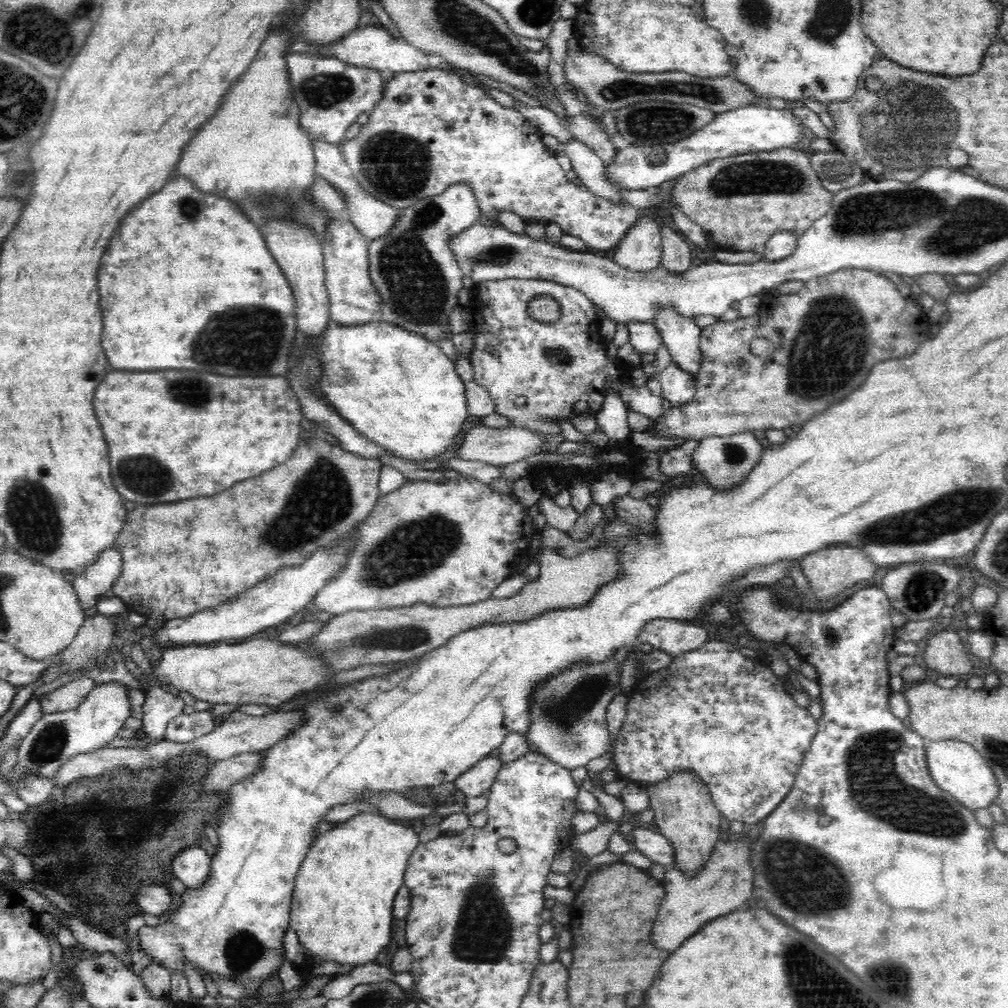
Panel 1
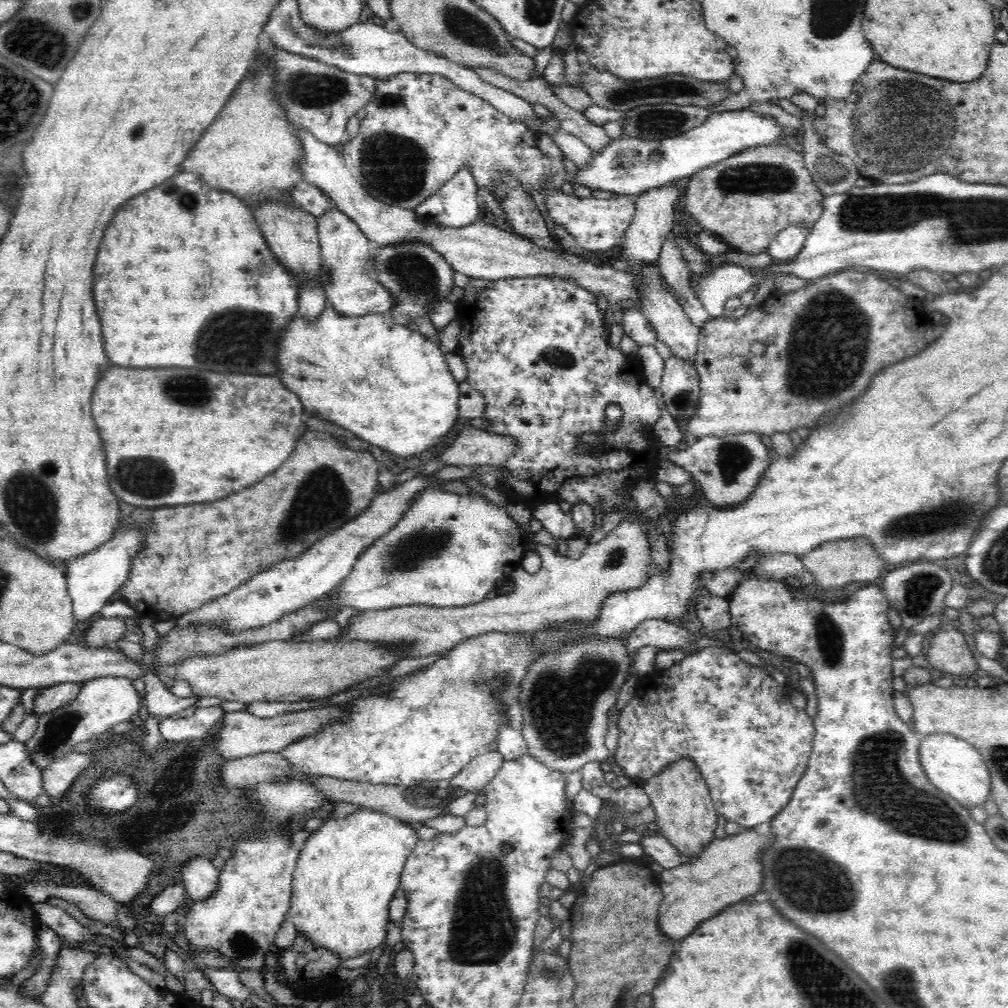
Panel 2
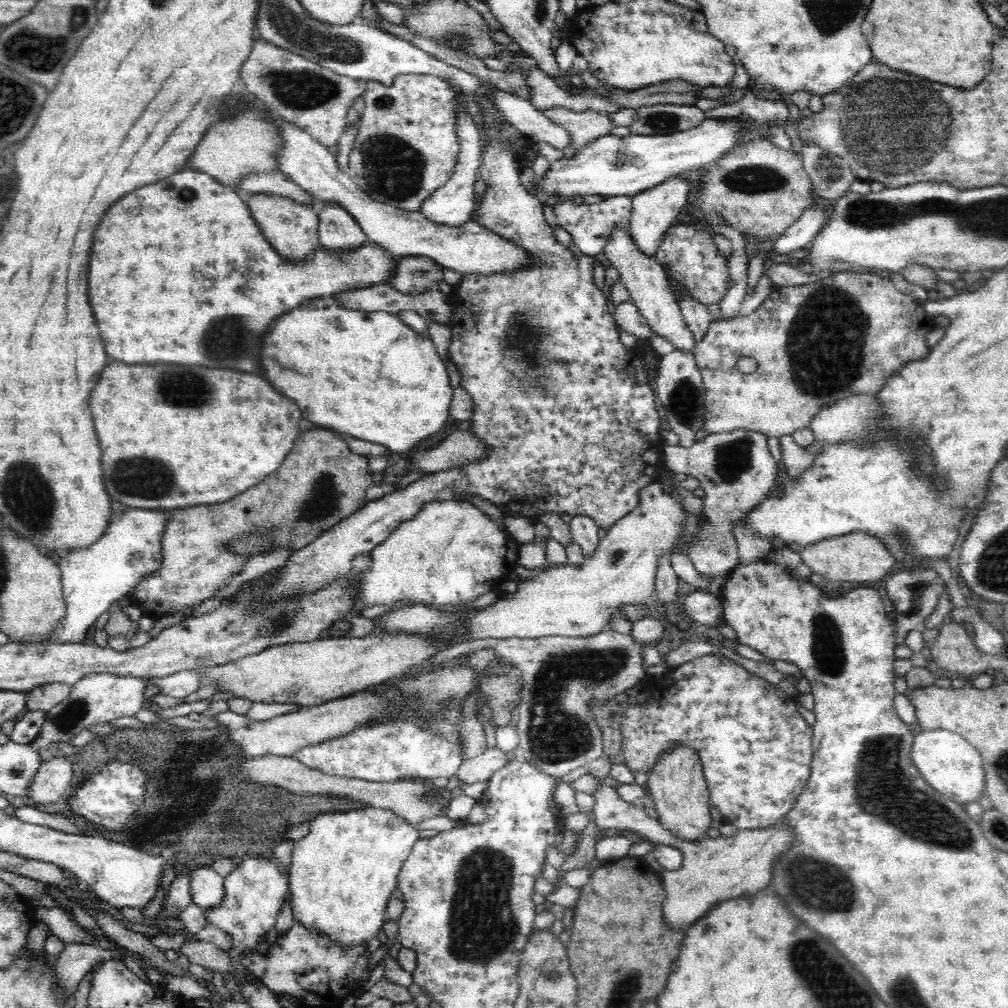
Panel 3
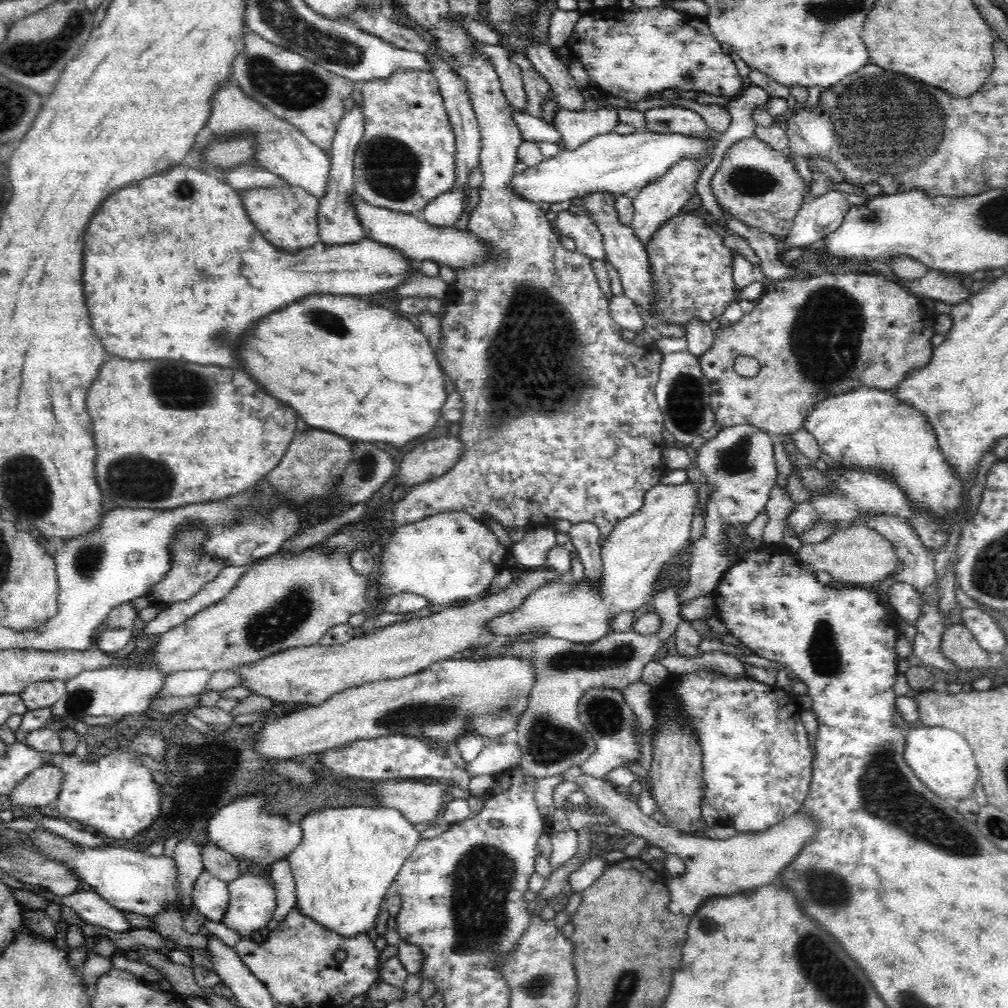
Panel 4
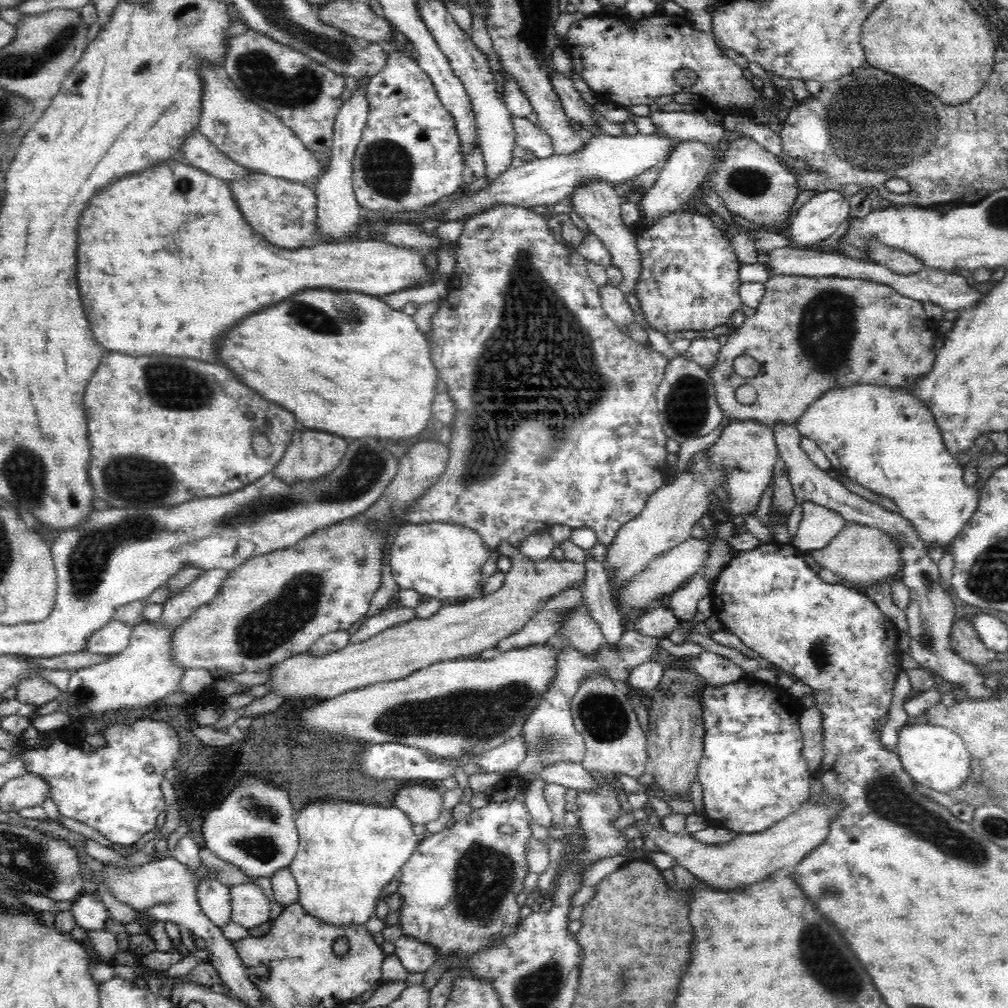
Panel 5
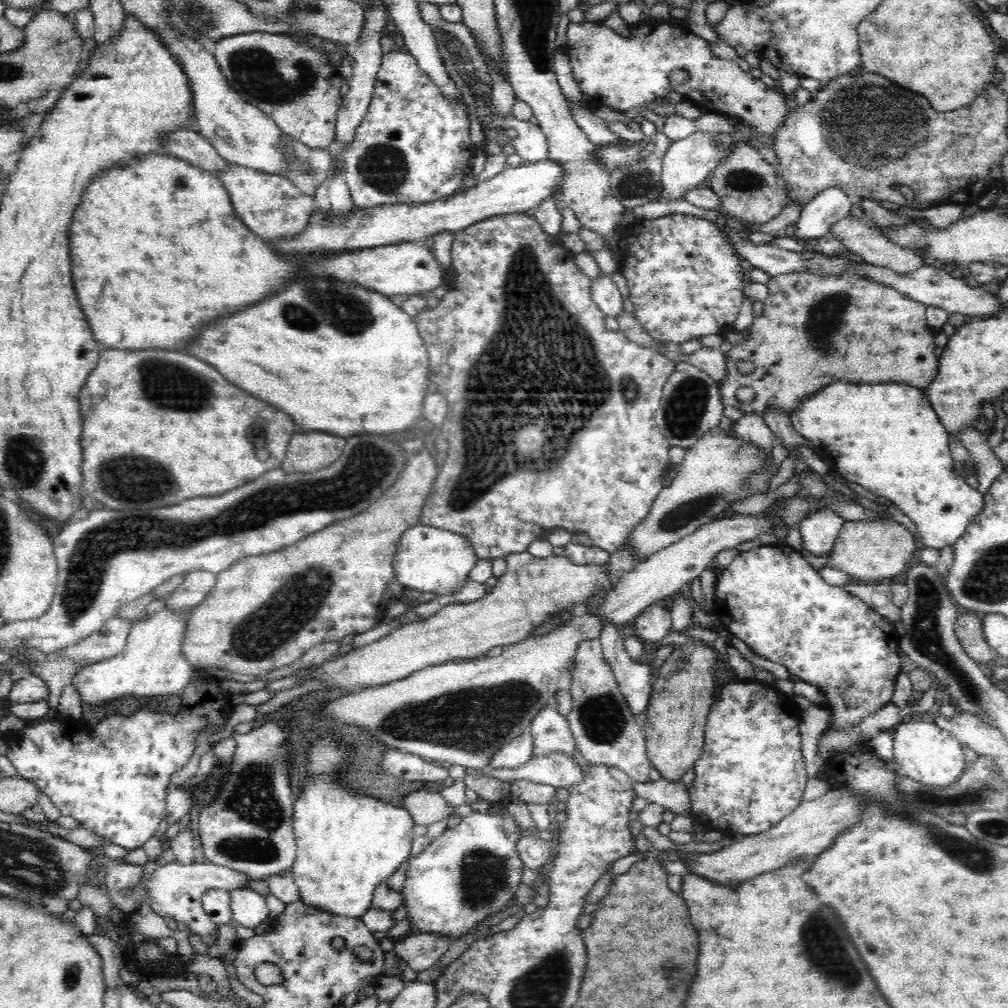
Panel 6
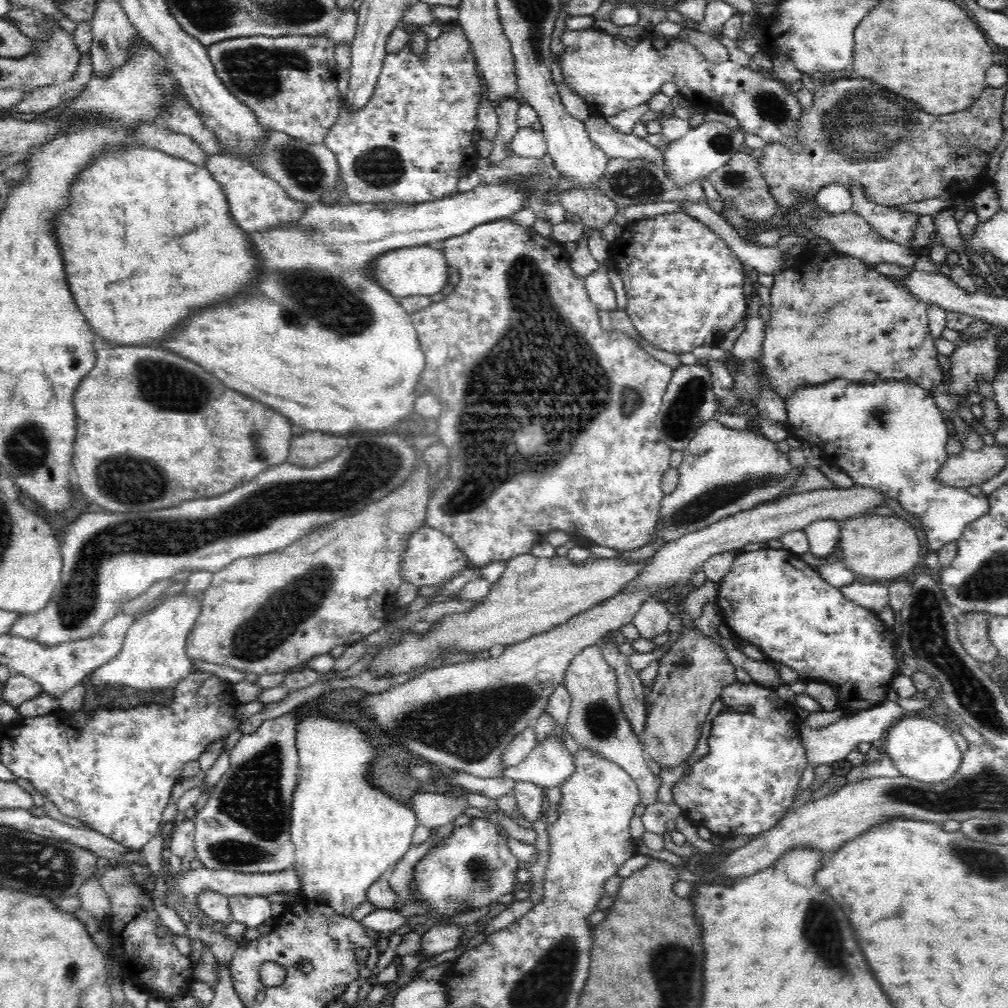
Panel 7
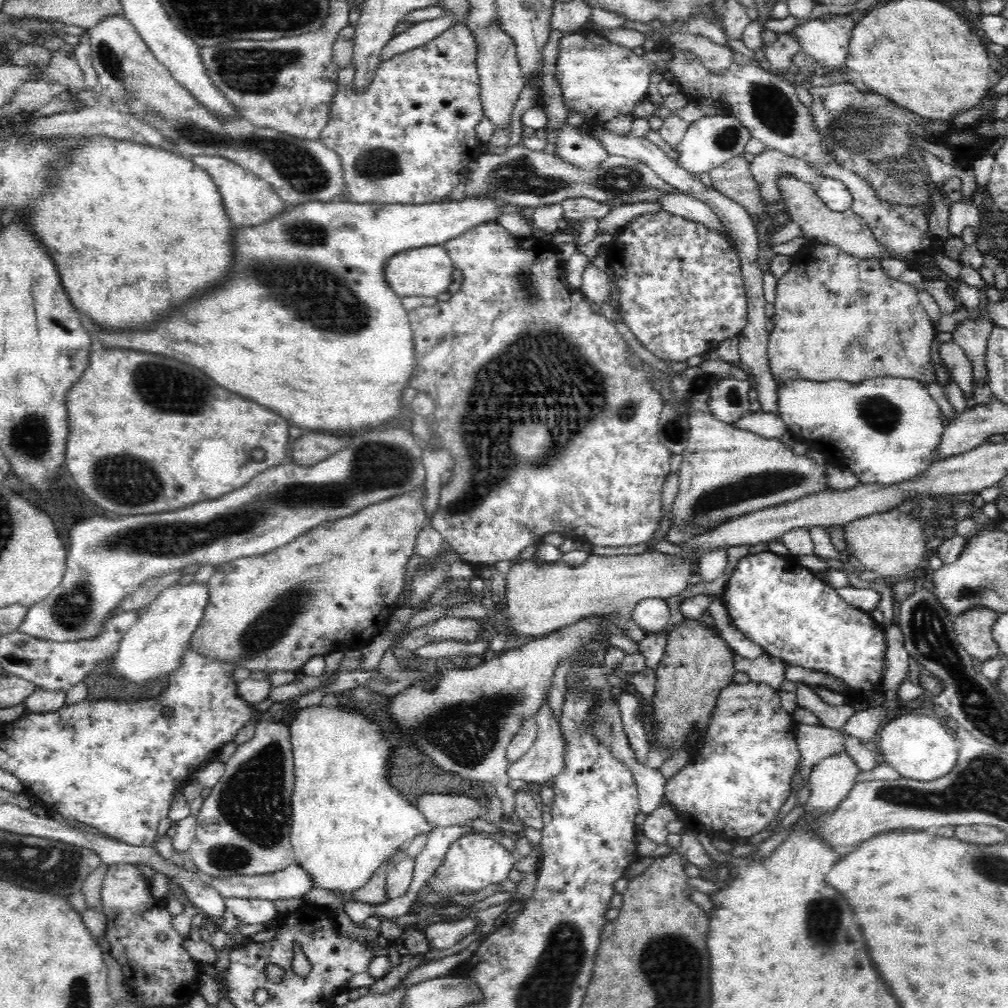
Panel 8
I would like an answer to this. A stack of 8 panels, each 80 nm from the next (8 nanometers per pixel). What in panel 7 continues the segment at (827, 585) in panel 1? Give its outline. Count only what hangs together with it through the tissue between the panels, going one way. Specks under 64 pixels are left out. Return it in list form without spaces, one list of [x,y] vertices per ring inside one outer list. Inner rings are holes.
[[[861,515],[842,522],[839,536],[842,562],[859,578],[896,579],[917,566],[920,539],[914,527],[899,516]]]

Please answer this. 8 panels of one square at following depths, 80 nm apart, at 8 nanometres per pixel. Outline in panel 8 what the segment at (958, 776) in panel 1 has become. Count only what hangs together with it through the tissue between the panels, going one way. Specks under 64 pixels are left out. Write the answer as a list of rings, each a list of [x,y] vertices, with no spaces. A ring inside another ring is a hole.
[[[916,710],[895,716],[887,725],[880,728],[880,750],[886,764],[897,770],[902,777],[916,780],[936,780],[952,772],[957,762],[957,737],[953,736],[938,718],[932,714],[922,714]]]

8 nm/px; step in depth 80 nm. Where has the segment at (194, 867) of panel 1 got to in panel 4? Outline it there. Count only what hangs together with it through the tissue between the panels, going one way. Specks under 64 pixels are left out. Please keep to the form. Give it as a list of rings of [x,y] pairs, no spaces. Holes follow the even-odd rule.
[[[202,872],[201,876],[196,879],[193,889],[192,899],[193,906],[197,908],[208,921],[222,923],[230,900],[228,884],[209,874]]]

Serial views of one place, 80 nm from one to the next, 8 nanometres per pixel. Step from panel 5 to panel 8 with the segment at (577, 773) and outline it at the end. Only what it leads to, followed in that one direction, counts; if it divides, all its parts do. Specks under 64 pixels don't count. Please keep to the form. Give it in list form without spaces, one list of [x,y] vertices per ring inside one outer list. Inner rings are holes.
[[[544,700],[534,719],[538,725],[536,740],[520,760],[510,764],[507,775],[512,780],[524,780],[536,787],[548,784],[561,772],[565,762],[560,727],[547,700]]]

